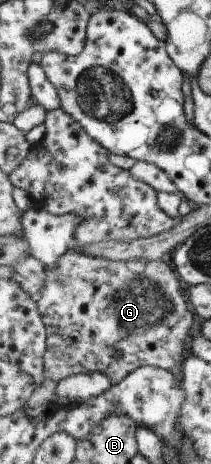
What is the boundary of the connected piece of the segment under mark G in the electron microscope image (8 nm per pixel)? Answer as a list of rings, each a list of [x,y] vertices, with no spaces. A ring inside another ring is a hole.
[[[71,248],[64,254],[55,268],[47,267],[46,273],[46,284],[42,290],[42,295],[37,300],[40,313],[44,316],[45,324],[48,325],[48,351],[44,360],[45,379],[59,383],[71,375],[101,371],[109,375],[112,384],[116,385],[137,368],[145,365],[165,370],[173,370],[175,366],[179,366],[179,362],[183,360],[183,352],[185,352],[185,338],[191,332],[191,308],[189,308],[189,304],[185,304],[185,294],[181,292],[181,280],[177,278],[175,270],[167,264],[167,258],[152,261],[133,257],[128,261],[112,261],[101,257],[90,257],[88,254],[81,253],[80,250],[77,251],[76,248]]]

